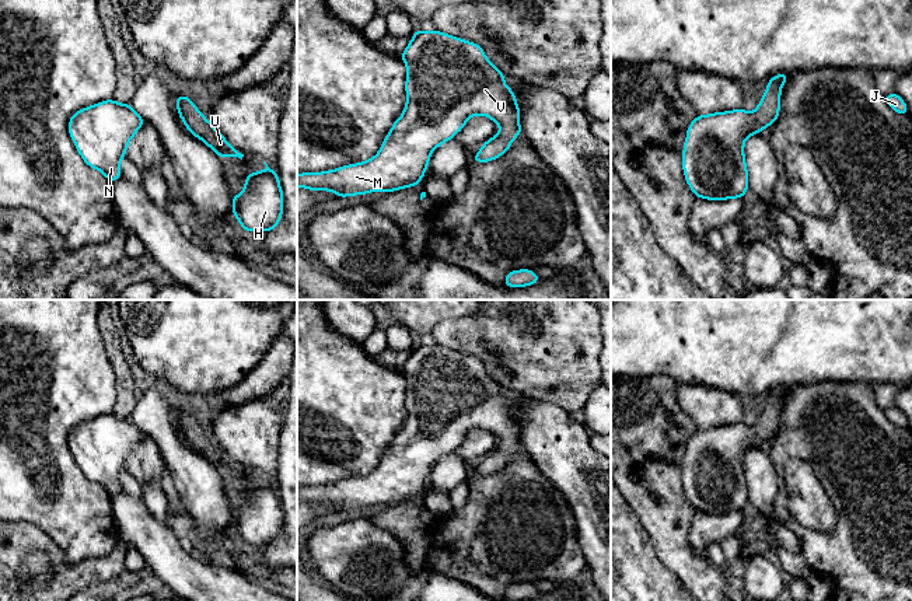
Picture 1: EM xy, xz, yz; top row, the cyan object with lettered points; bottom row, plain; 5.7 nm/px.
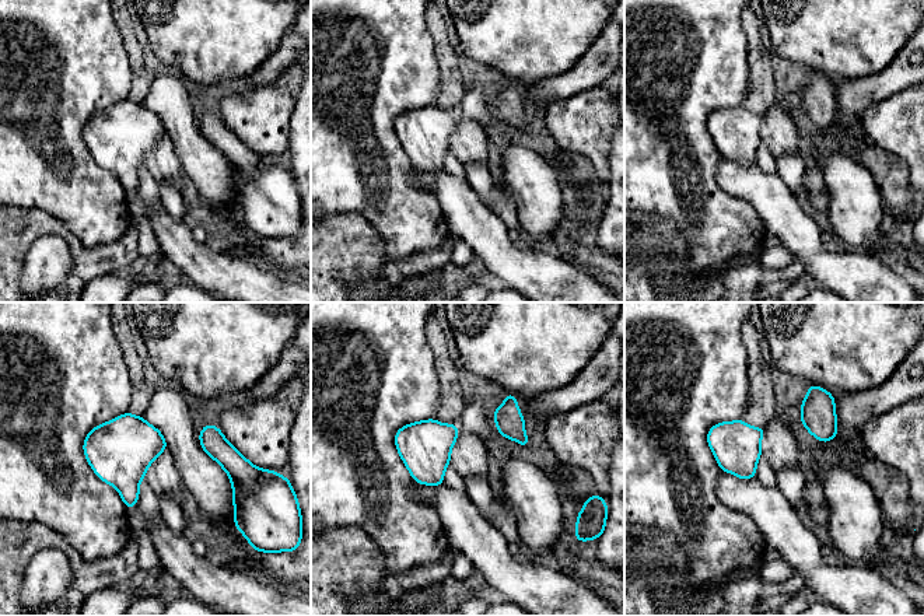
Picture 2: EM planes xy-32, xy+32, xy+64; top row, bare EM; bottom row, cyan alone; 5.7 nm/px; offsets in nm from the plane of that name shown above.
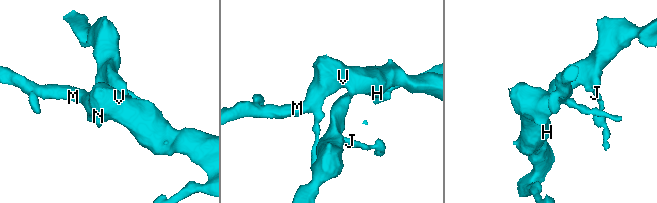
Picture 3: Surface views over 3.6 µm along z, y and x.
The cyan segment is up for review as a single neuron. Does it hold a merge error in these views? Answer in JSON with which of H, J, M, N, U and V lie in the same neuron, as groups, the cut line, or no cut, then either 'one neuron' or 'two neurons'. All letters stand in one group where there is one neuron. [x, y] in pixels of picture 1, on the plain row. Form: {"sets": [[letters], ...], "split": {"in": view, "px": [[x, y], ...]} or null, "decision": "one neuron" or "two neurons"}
{"sets": [["H", "J", "M", "N", "U", "V"]], "split": null, "decision": "one neuron"}

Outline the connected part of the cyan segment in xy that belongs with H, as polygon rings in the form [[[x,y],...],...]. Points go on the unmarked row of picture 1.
[[[268,481],[251,486],[245,492],[244,504],[233,509],[231,527],[237,531],[244,545],[273,544],[283,528],[283,504],[279,488]]]

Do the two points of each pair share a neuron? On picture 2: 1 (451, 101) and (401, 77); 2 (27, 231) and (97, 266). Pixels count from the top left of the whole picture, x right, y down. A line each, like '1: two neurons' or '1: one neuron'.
1: two neurons
2: one neuron

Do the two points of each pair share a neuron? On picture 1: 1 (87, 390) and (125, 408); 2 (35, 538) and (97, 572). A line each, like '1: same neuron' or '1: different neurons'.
1: different neurons
2: same neuron

